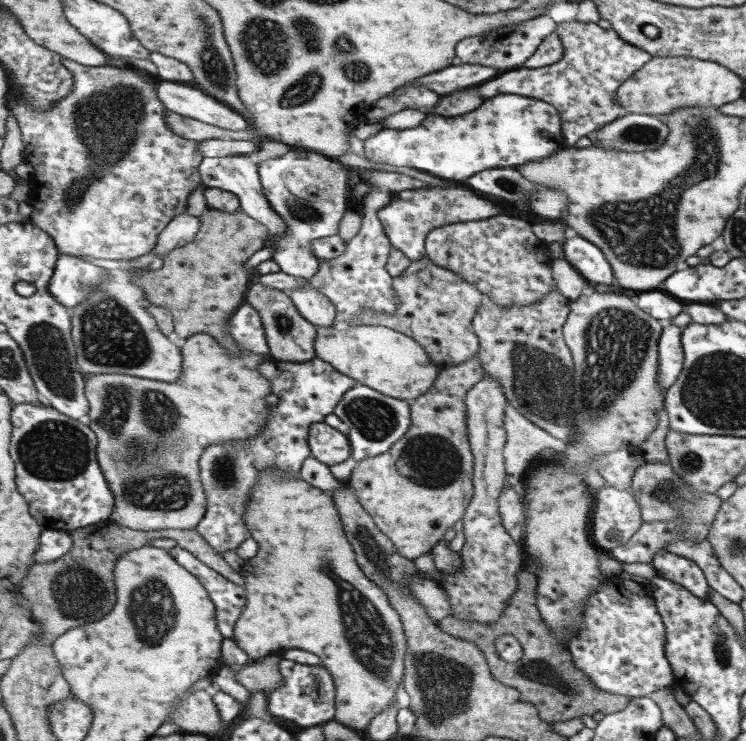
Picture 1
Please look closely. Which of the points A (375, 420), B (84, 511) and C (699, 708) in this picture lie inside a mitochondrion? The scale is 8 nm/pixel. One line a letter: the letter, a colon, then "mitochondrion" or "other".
A: mitochondrion
B: other
C: other

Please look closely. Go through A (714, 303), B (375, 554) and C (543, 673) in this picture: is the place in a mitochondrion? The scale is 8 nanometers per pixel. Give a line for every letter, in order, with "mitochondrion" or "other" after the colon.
A: other
B: mitochondrion
C: mitochondrion

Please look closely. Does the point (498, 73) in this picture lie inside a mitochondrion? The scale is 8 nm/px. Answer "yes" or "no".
no

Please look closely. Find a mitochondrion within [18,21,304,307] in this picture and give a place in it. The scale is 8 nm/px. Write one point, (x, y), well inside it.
(109, 120)

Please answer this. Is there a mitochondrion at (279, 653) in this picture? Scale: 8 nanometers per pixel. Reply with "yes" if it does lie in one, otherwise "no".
no

